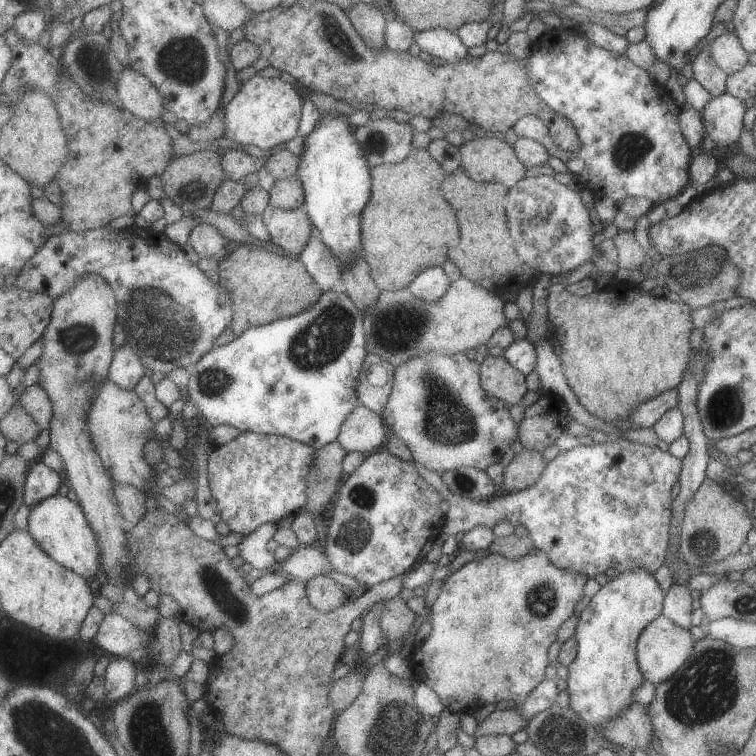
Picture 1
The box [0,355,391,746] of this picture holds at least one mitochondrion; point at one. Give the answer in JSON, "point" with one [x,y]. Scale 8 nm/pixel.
{"point":[357,537]}

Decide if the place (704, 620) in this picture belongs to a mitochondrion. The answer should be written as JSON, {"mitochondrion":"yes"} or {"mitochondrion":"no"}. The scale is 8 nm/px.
{"mitochondrion":"no"}

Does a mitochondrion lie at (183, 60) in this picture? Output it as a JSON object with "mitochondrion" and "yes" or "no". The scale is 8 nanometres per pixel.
{"mitochondrion":"yes"}

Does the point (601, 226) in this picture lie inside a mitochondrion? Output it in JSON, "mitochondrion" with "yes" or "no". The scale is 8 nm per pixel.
{"mitochondrion":"no"}

